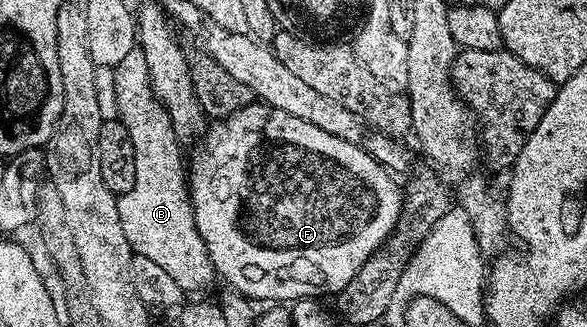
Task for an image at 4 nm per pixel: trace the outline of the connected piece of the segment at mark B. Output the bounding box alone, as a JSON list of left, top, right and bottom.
[116,96,217,294]

